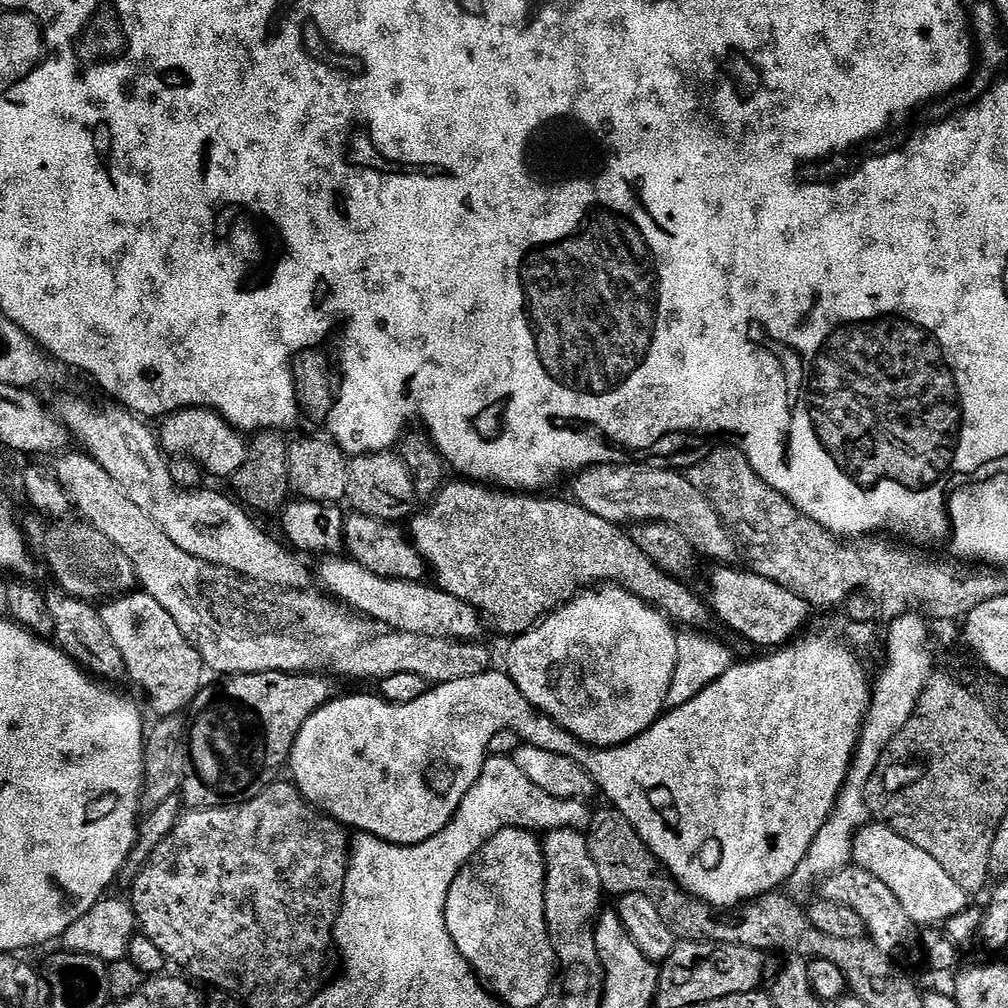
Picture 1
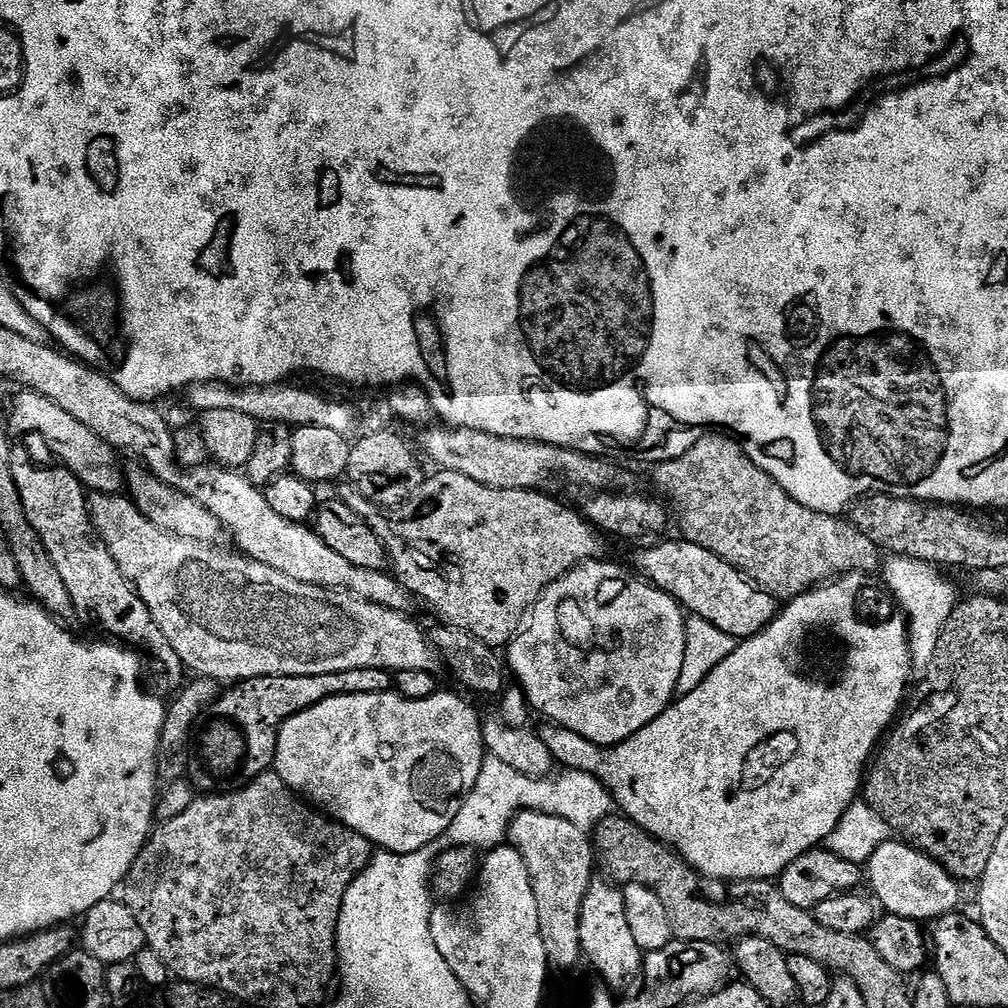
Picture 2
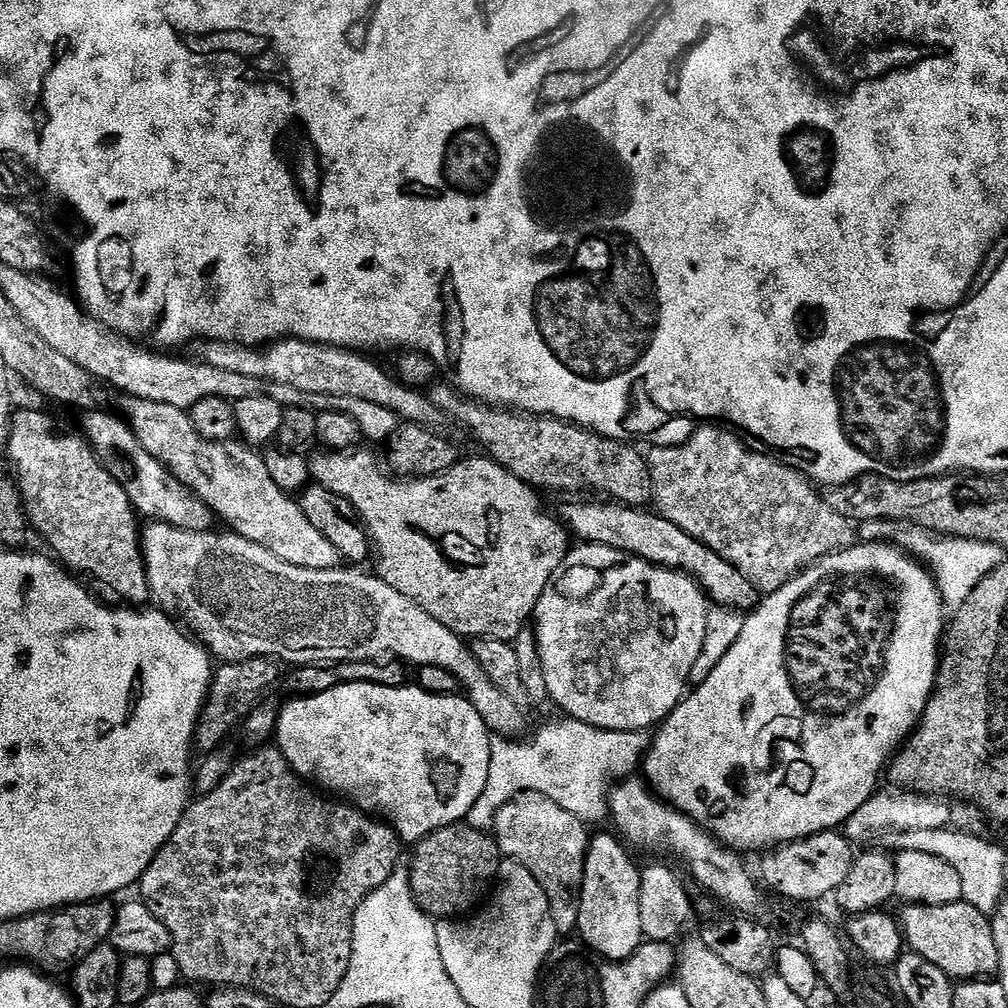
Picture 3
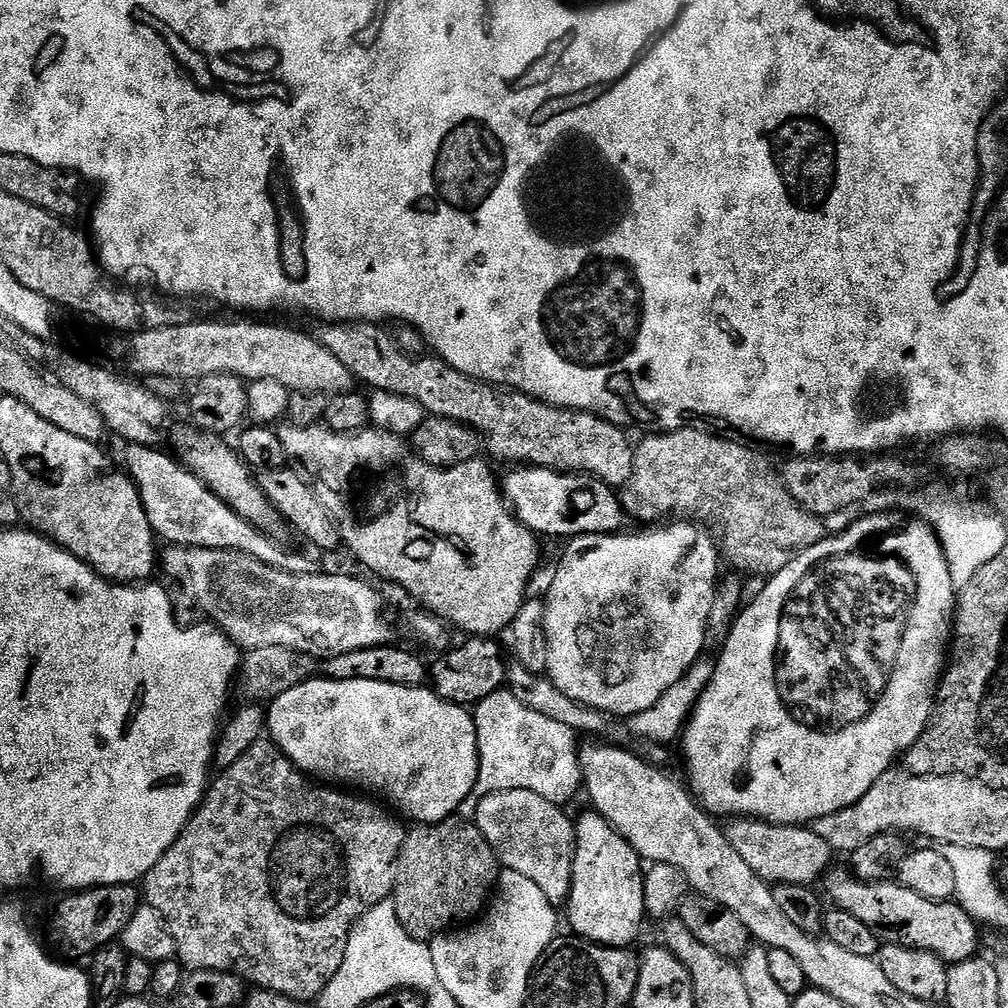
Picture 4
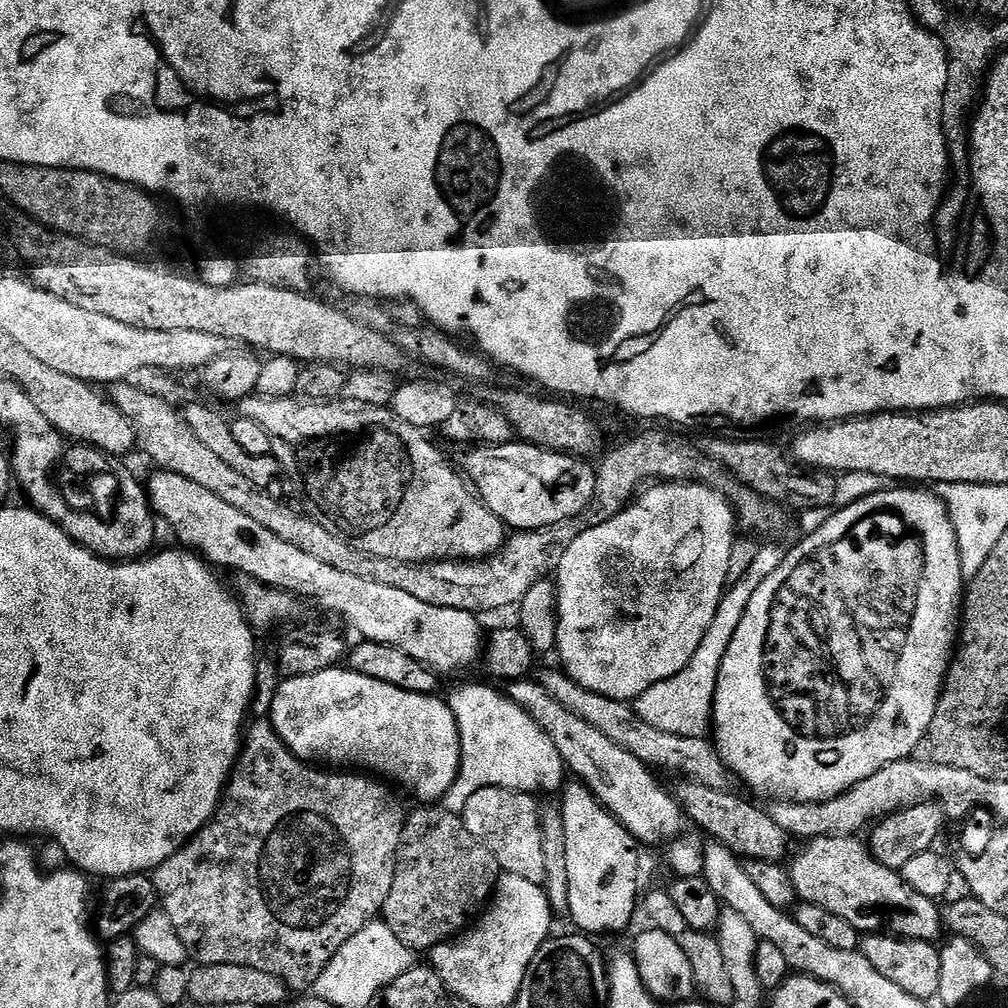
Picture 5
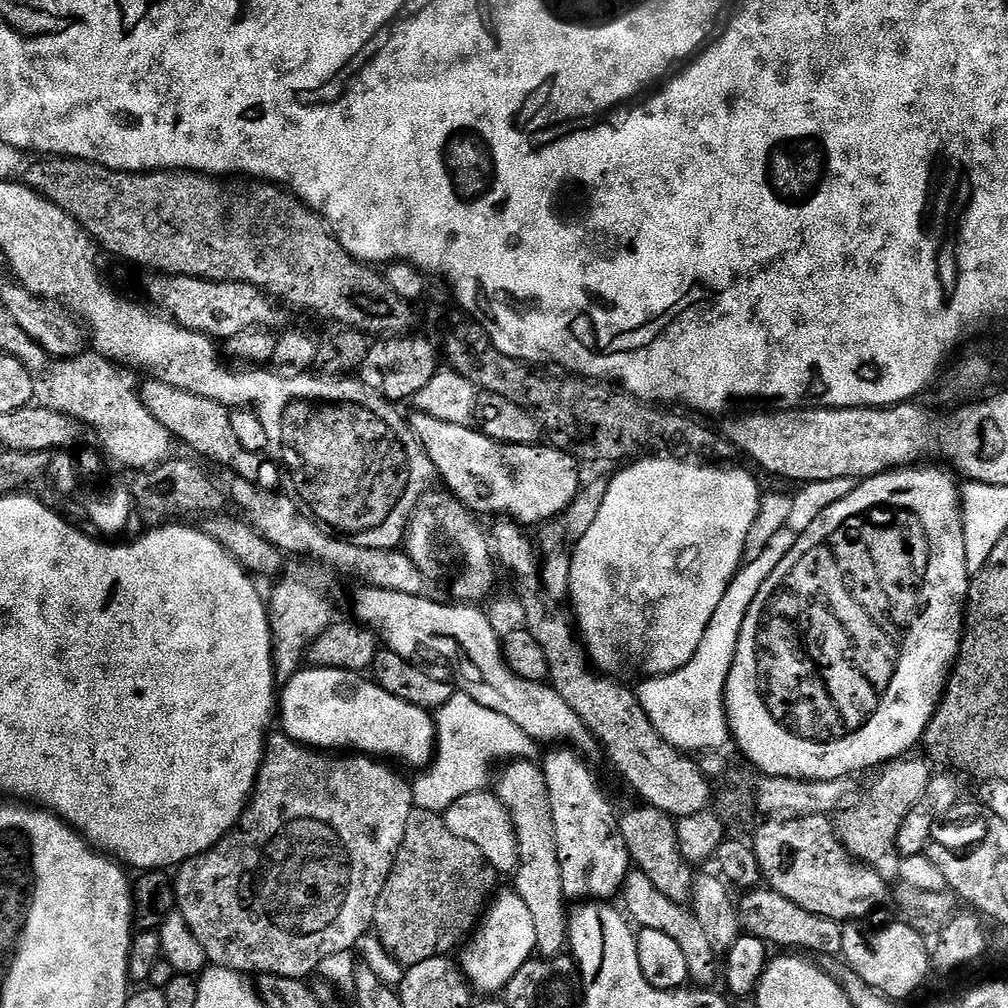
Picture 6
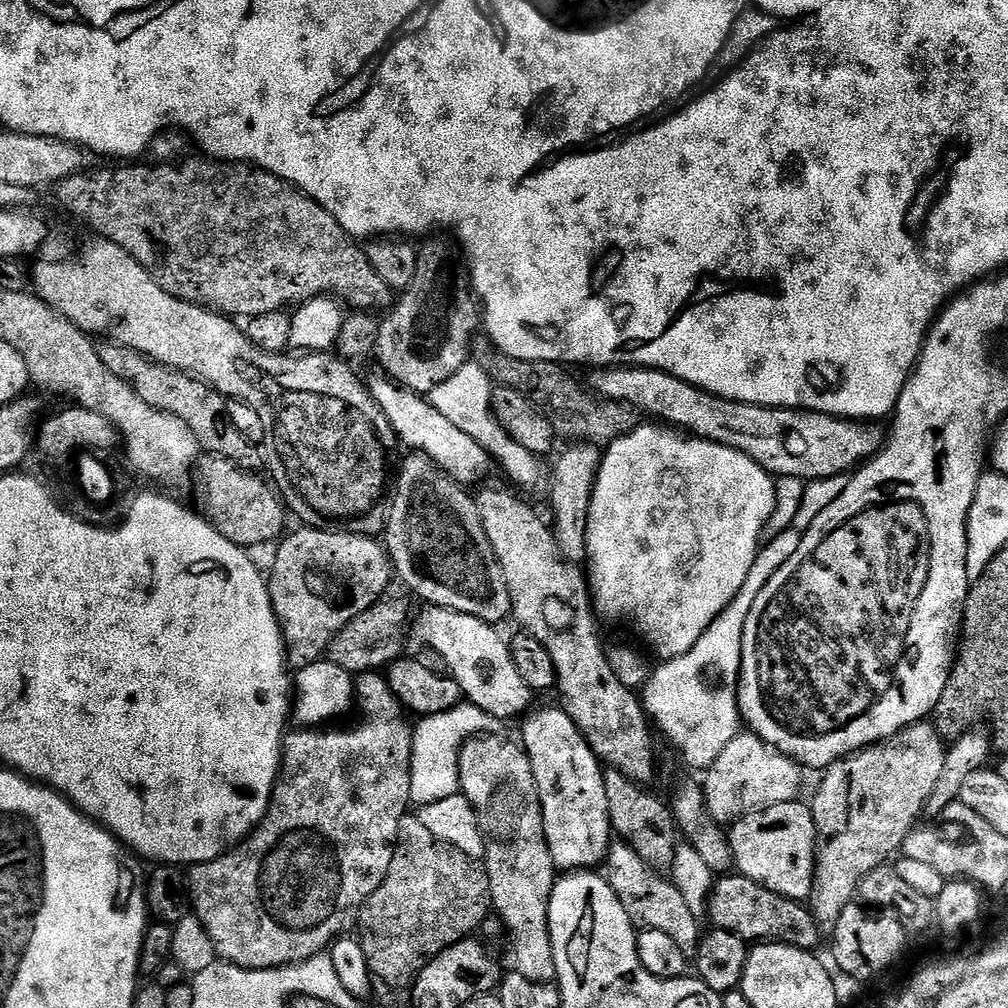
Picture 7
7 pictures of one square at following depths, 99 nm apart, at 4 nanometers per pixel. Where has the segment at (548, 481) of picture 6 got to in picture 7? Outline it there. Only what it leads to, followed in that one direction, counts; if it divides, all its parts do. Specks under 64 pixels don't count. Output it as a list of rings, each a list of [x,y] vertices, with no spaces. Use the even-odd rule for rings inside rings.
[[[376,374],[373,380],[369,379],[367,386],[382,414],[386,414],[393,433],[397,437],[400,435],[401,442],[409,444],[413,453],[428,456],[448,477],[462,485],[473,486],[472,484],[481,483],[480,476],[487,474],[488,464],[490,465],[488,451],[478,442],[474,442],[470,434],[462,434],[462,430],[458,430],[454,422],[449,422],[444,415],[438,414],[431,399],[408,388],[401,388],[383,374]]]

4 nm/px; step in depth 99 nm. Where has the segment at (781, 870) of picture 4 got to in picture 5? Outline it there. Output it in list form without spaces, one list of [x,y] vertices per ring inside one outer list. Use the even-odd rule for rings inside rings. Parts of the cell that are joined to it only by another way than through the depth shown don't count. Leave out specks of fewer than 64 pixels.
[[[691,782],[681,783],[680,789],[675,789],[674,795],[680,802],[680,807],[684,810],[684,815],[688,817],[693,825],[697,824],[702,831],[708,835],[715,843],[726,846],[736,856],[744,860],[774,860],[783,861],[784,855],[788,852],[788,843],[790,837],[787,832],[782,830],[782,826],[778,826],[778,822],[774,822],[771,811],[759,808],[756,804],[751,804],[748,800],[743,800],[740,796],[735,796],[735,791],[714,790],[710,786],[702,786]]]

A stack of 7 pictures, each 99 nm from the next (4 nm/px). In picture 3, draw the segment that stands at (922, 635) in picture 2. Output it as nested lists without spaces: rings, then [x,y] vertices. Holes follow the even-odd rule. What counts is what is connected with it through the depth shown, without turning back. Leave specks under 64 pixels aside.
[[[878,520],[871,525],[877,541],[887,542],[917,561],[923,562],[931,572],[936,588],[944,599],[944,607],[955,610],[974,594],[974,586],[993,572],[999,564],[1005,563],[1006,553],[997,544],[987,544],[981,540],[962,540],[957,536],[938,536],[917,524],[902,524],[895,520]]]

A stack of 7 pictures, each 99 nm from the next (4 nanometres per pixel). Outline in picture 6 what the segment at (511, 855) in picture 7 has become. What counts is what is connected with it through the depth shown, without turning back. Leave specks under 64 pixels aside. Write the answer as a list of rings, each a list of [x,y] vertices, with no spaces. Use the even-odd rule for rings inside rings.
[[[513,760],[505,763],[499,772],[500,781],[494,784],[494,791],[512,813],[512,824],[516,827],[520,847],[520,866],[514,873],[514,891],[520,895],[522,902],[526,902],[526,906],[530,906],[530,914],[534,914],[536,952],[544,958],[558,956],[565,951],[568,942],[570,912],[567,907],[564,909],[566,897],[556,849],[550,790],[546,786],[544,769],[532,760]]]

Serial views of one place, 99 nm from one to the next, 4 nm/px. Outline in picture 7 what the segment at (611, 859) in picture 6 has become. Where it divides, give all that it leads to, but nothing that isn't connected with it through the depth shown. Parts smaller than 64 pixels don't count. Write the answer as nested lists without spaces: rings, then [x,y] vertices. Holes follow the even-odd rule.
[[[553,706],[535,712],[523,721],[522,747],[528,753],[534,770],[550,858],[564,874],[573,870],[595,869],[595,864],[603,865],[607,861],[614,843],[606,798],[605,769],[563,708]]]

